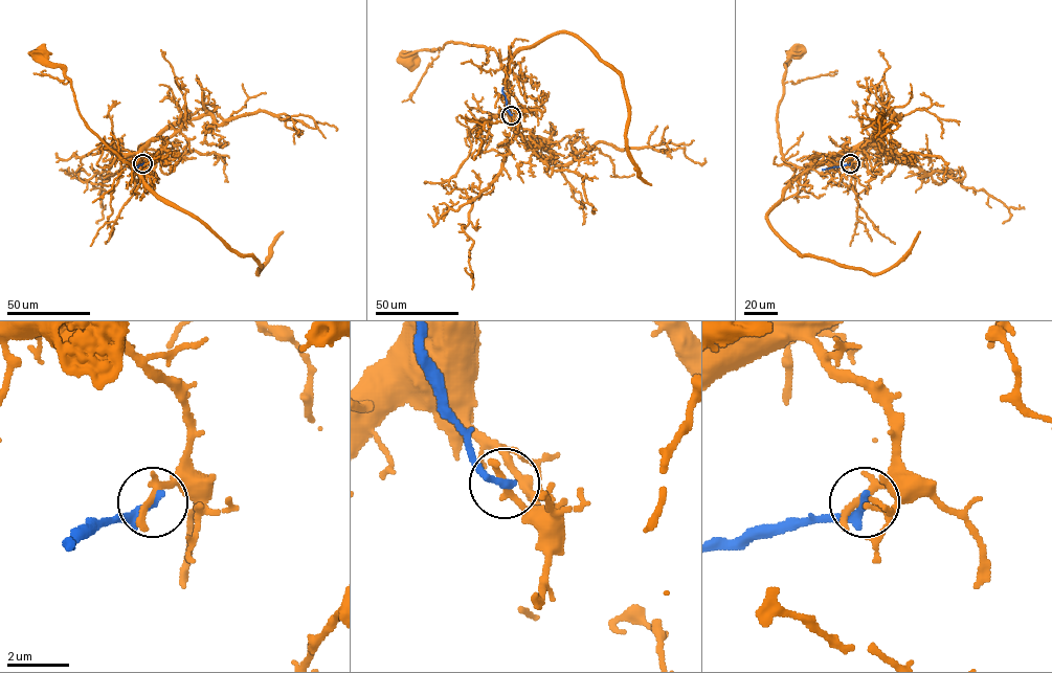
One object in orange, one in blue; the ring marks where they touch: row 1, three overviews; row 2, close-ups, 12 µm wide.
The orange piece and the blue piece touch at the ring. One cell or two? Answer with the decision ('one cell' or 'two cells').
two cells

